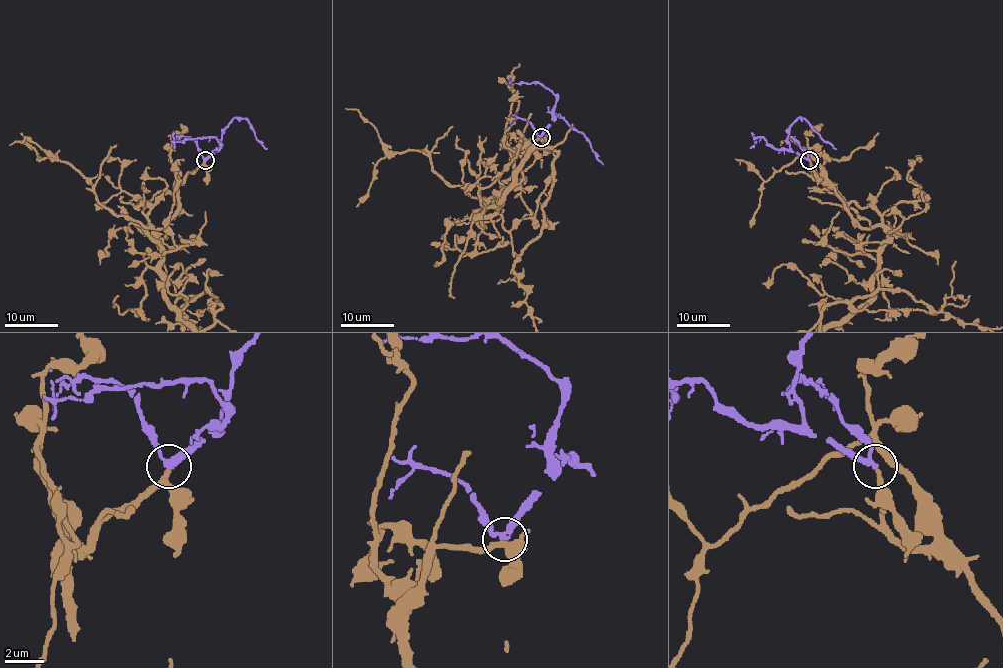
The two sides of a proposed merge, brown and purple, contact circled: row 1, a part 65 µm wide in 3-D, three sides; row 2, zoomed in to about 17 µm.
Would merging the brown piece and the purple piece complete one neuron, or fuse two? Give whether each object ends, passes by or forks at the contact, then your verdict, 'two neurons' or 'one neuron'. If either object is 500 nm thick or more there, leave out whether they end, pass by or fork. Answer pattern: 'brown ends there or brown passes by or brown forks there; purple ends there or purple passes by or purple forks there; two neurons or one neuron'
brown passes by; purple passes by; two neurons

